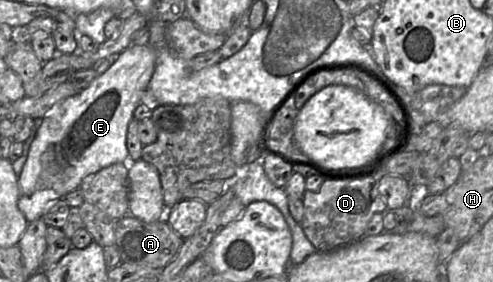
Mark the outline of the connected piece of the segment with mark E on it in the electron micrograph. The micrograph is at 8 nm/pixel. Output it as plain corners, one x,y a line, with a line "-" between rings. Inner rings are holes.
131,45
117,55
111,67
98,75
86,88
68,97
45,115
30,146
27,160
18,176
18,207
28,222
41,218
48,207
79,188
82,180
114,163
130,162
126,138
133,112
141,103
142,93
148,88
156,63
156,53
149,45

